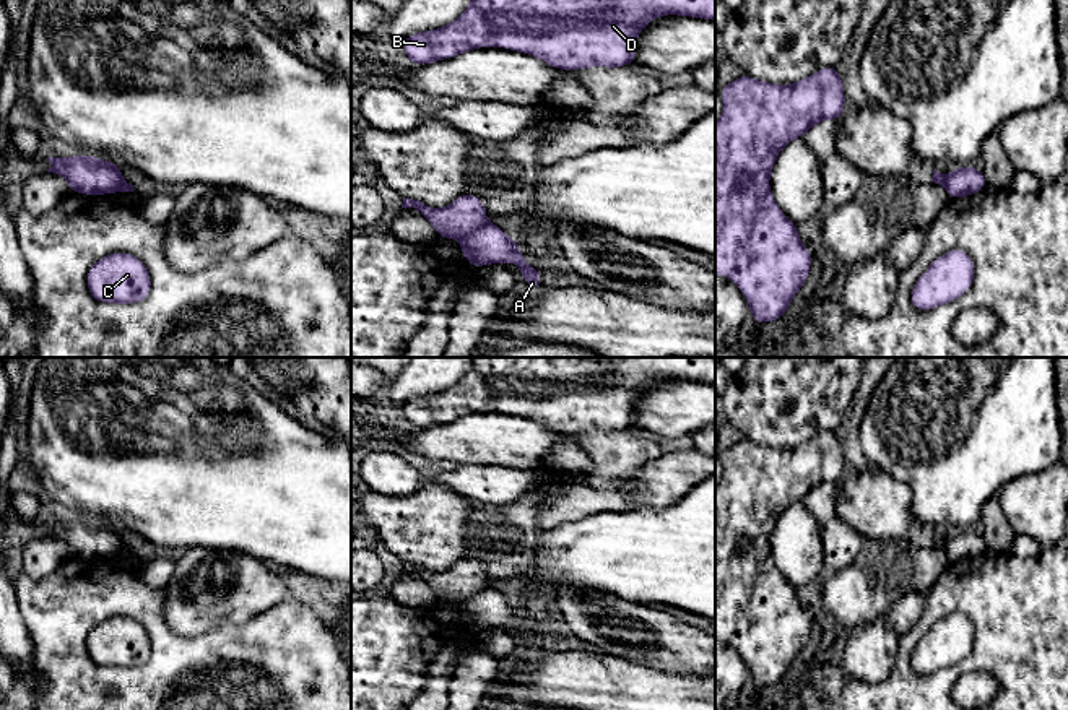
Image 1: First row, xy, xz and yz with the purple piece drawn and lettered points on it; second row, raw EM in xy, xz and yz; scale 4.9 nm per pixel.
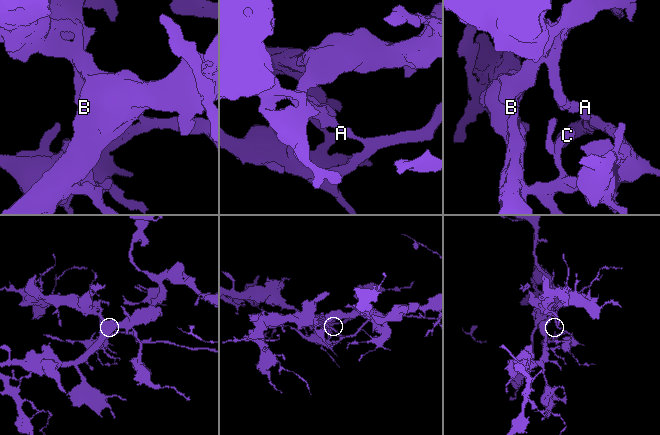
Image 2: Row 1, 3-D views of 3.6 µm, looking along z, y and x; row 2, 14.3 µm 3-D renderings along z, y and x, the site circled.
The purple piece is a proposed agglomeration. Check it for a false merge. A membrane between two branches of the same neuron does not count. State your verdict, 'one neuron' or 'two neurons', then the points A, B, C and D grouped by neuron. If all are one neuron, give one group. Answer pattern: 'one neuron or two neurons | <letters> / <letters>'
two neurons | A / B C D

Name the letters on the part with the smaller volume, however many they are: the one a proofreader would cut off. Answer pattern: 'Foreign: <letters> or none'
Foreign: A

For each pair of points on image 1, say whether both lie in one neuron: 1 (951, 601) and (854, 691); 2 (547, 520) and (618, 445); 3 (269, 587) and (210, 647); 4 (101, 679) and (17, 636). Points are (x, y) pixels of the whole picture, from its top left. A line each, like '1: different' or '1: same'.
1: same
2: same
3: different
4: different

